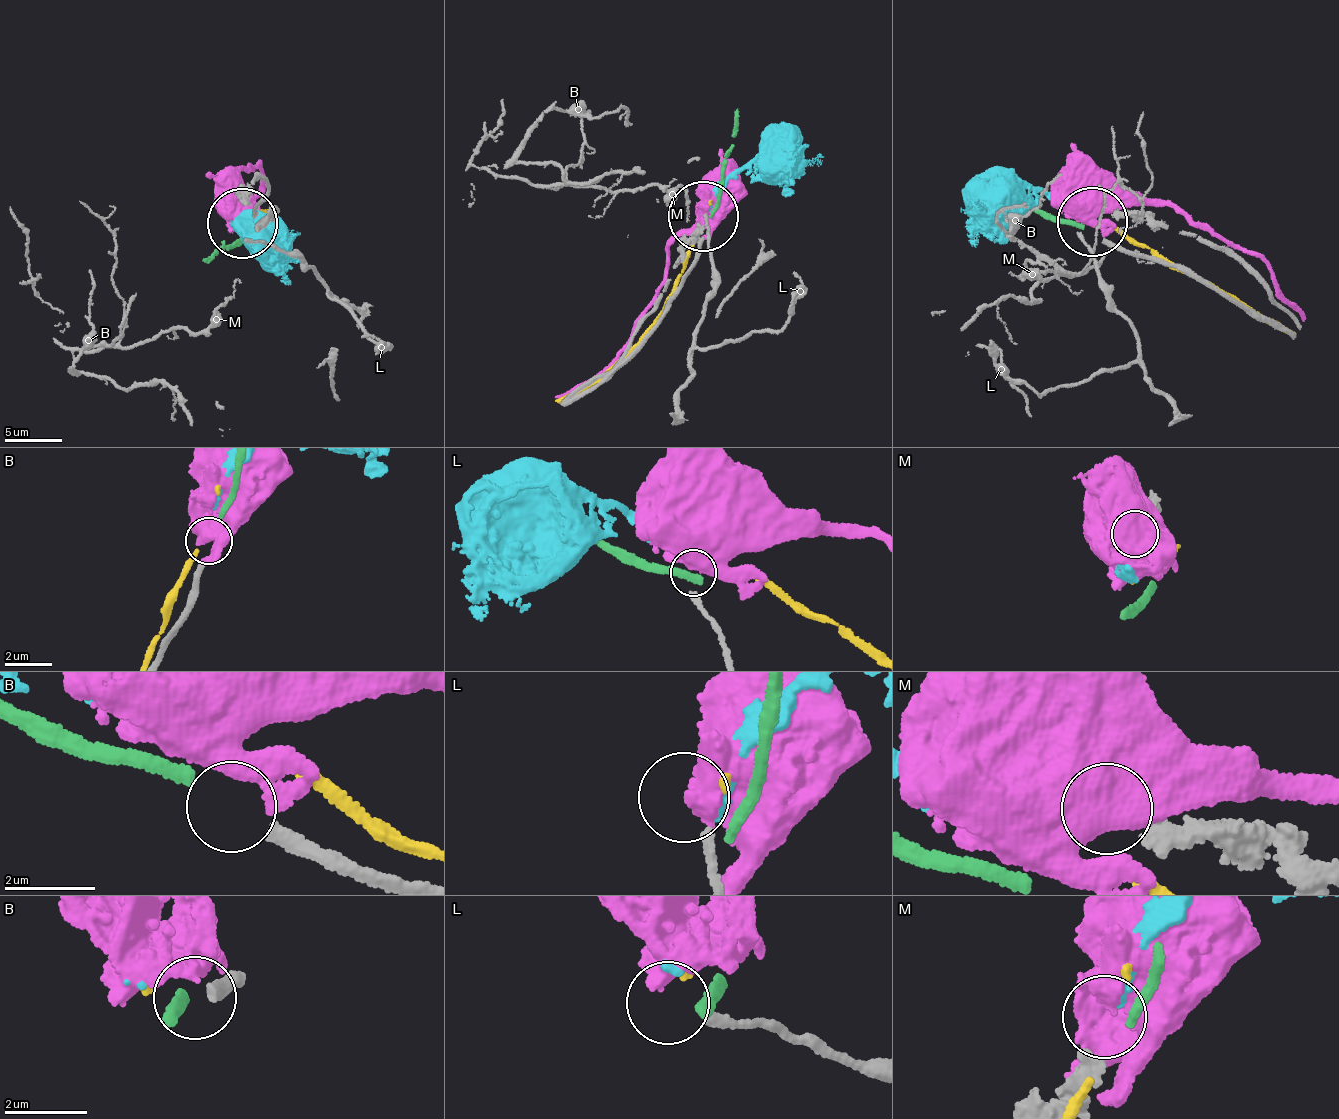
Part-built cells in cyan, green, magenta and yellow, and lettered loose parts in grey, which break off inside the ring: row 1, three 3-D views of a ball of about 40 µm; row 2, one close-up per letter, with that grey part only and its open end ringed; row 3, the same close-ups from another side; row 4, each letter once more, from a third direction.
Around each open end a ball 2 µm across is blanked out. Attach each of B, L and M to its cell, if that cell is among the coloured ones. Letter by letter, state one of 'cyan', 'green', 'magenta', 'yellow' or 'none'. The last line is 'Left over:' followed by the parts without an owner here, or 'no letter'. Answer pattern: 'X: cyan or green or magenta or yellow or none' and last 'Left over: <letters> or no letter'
B: none
L: none
M: cyan
Left over: B, L

